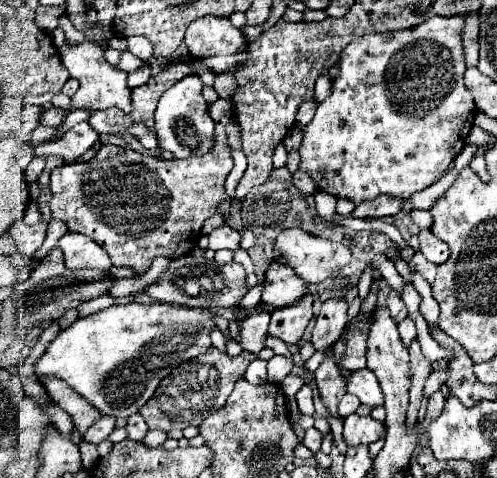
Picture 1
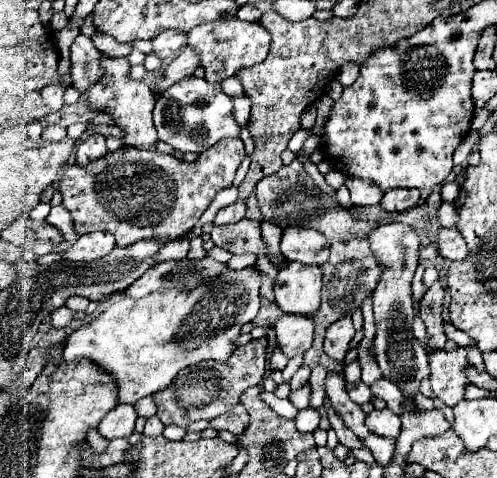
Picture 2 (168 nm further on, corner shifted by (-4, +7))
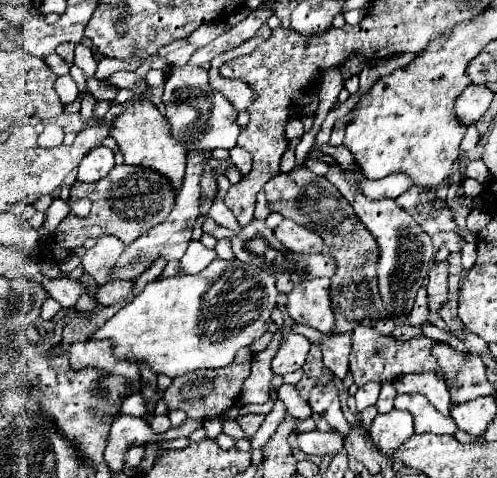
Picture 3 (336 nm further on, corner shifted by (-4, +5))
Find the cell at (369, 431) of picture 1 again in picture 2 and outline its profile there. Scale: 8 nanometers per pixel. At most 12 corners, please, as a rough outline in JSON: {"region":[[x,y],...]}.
{"region":[[373,410],[365,426],[377,436],[399,436],[395,412]]}

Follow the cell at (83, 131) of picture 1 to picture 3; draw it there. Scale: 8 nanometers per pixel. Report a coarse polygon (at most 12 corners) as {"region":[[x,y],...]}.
{"region":[[97,146],[85,154],[77,178],[95,182],[115,166],[113,150]]}

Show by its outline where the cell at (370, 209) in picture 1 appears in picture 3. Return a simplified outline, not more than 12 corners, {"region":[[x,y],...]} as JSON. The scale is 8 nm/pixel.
{"region":[[411,186],[397,202],[429,236],[457,230],[431,188]]}

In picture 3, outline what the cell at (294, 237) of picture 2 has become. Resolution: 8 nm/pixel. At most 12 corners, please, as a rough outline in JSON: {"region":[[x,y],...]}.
{"region":[[293,220],[275,238],[295,254],[321,254],[323,238]]}

